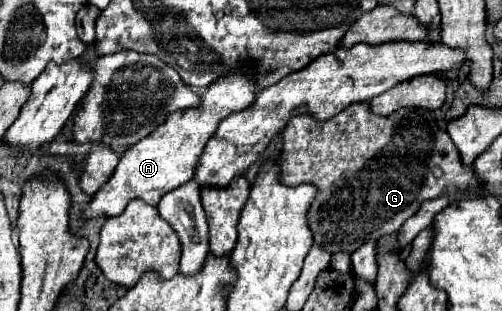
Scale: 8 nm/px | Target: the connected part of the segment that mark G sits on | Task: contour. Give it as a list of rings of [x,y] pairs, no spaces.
[[[350,104],[338,116],[326,122],[314,122],[312,116],[294,116],[282,134],[280,182],[286,186],[312,184],[318,188],[314,202],[308,210],[308,226],[314,244],[322,250],[336,254],[352,254],[366,242],[376,242],[382,236],[398,232],[398,226],[418,212],[424,200],[442,194],[454,196],[456,192],[476,192],[482,182],[472,166],[464,166],[458,148],[450,136],[438,128],[434,114],[418,108],[402,108],[392,116],[374,116],[366,104]]]

